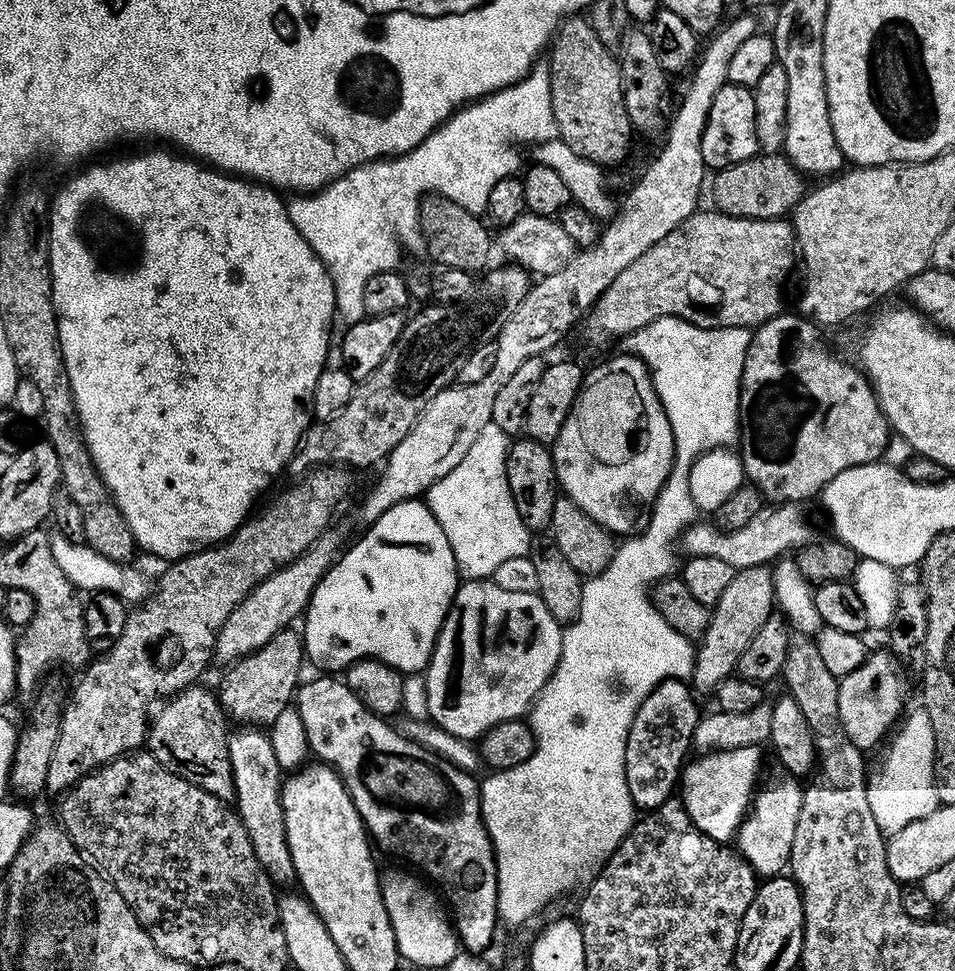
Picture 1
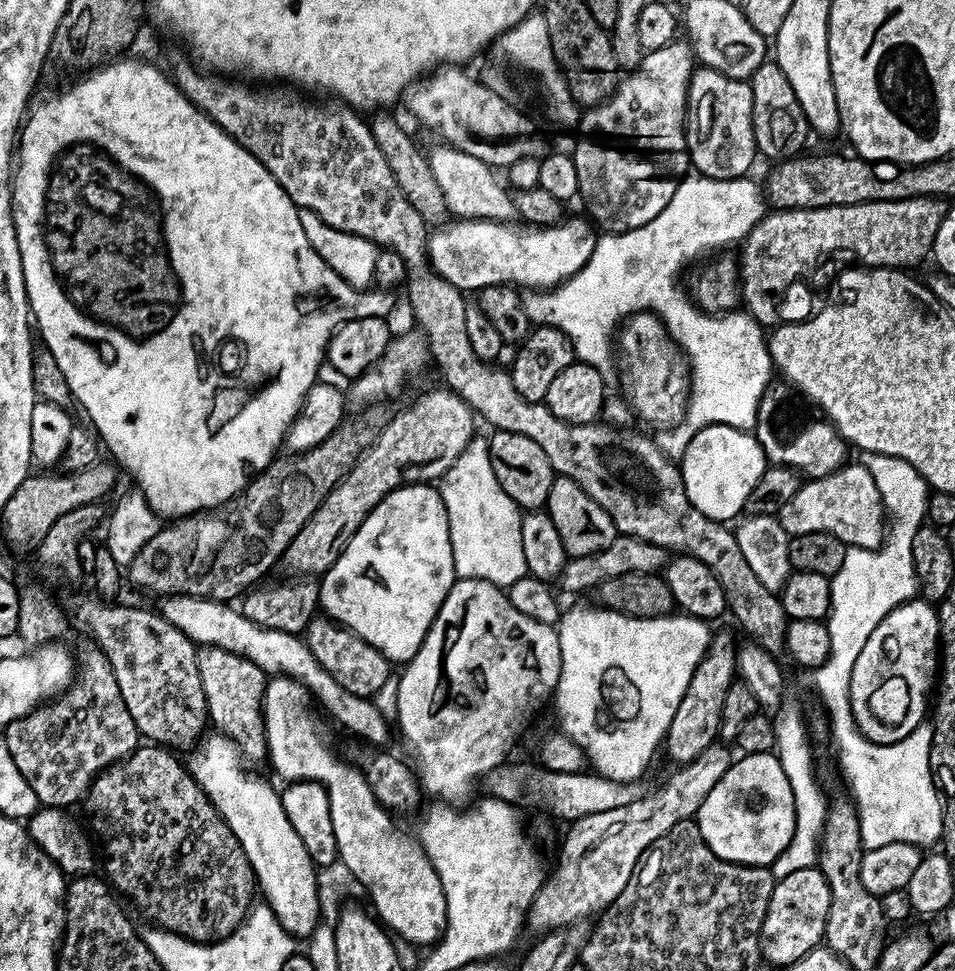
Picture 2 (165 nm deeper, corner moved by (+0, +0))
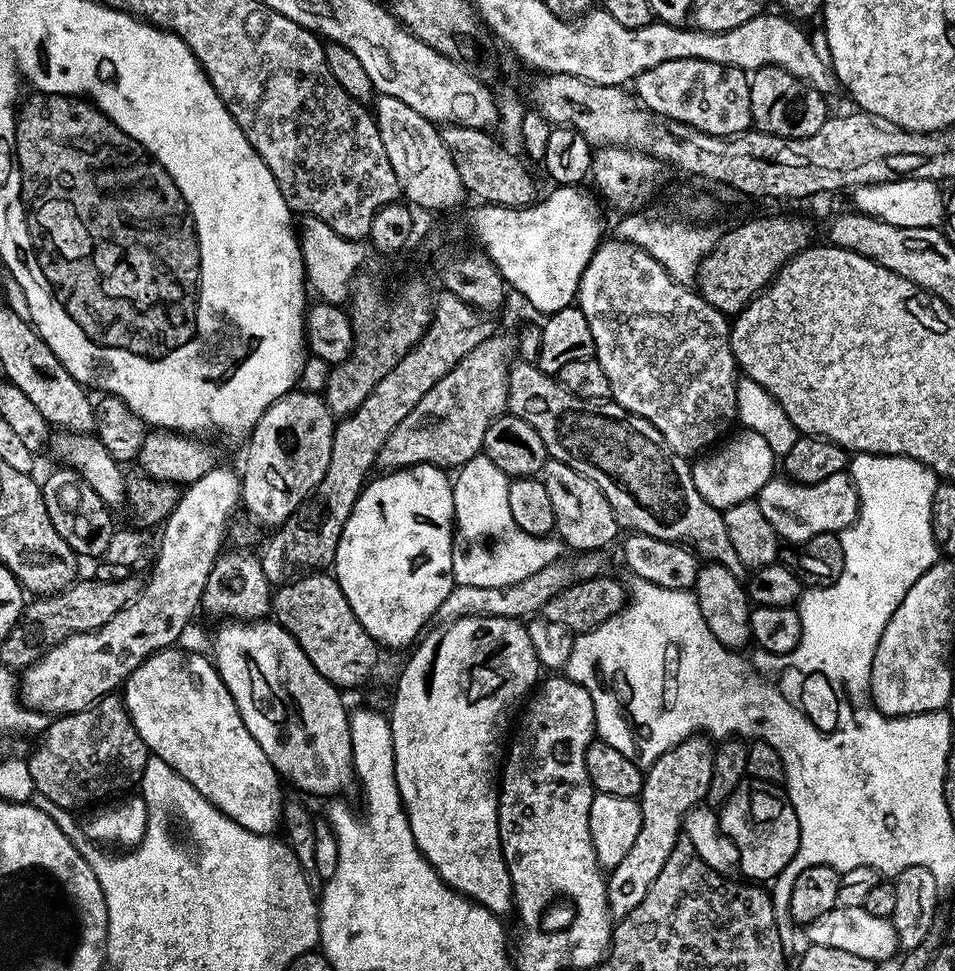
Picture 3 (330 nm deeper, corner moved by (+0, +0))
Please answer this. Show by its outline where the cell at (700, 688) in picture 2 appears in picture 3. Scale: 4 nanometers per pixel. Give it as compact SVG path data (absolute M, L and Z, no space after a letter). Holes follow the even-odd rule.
M693 734L668 748L644 773L644 785L638 797L640 829L634 846L626 850L626 858L610 869L606 876L608 885L608 911L613 921L624 919L642 898L646 898L654 878L662 874L662 866L670 850L681 839L684 816L707 797L710 774L714 770L714 744L703 734Z

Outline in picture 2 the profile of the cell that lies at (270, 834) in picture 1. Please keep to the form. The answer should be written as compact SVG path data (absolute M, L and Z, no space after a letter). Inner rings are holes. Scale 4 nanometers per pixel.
M204 646L196 653L198 674L202 678L202 690L206 694L208 718L217 724L219 735L229 736L238 746L245 761L264 760L268 755L266 730L264 729L264 691L269 677L254 662L225 648Z

